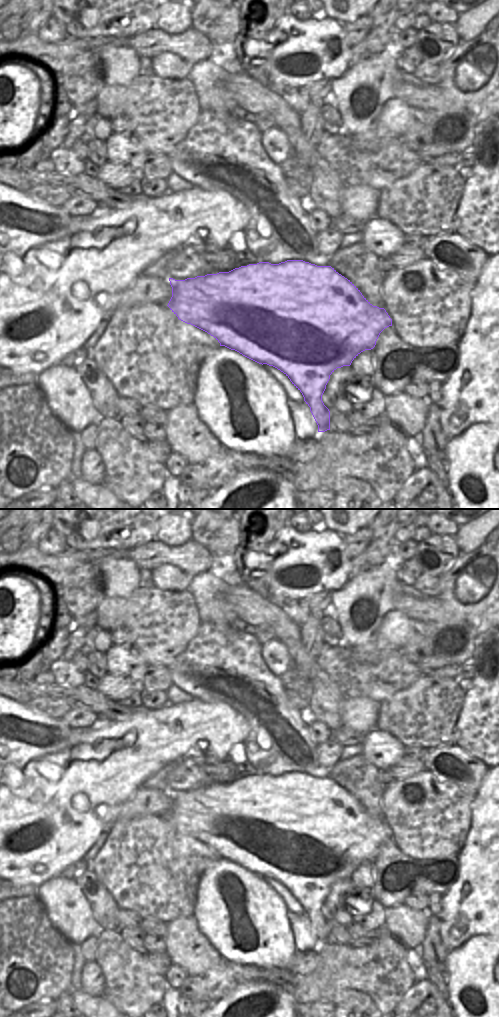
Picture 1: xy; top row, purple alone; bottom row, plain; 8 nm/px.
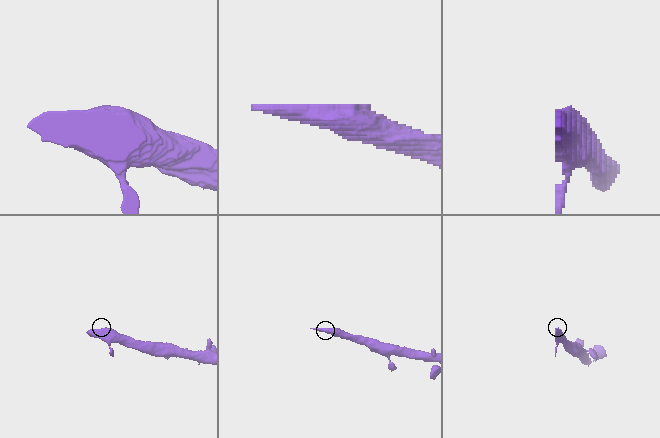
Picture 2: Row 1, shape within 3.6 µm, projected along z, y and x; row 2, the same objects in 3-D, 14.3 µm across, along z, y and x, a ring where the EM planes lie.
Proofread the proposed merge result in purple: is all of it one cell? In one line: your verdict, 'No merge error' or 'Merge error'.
No merge error

